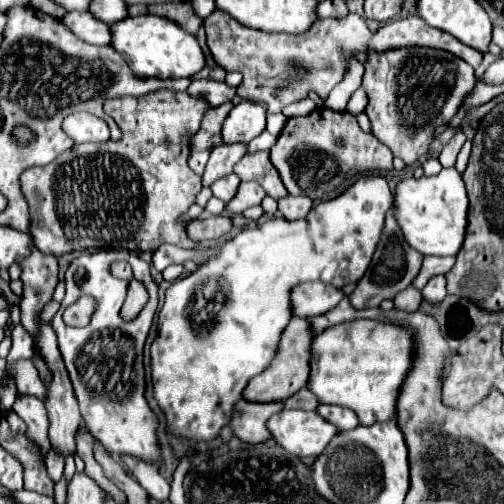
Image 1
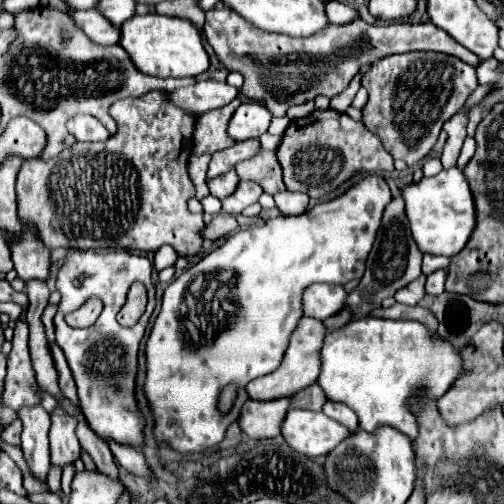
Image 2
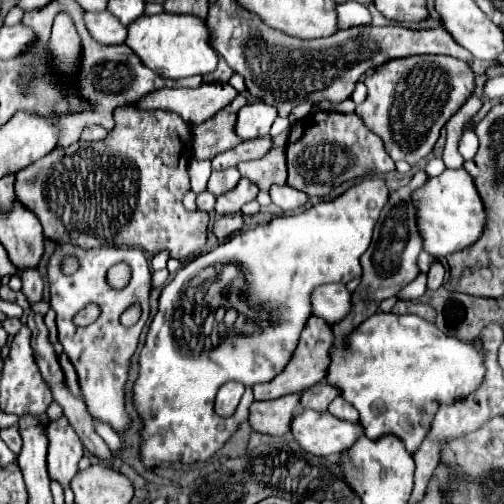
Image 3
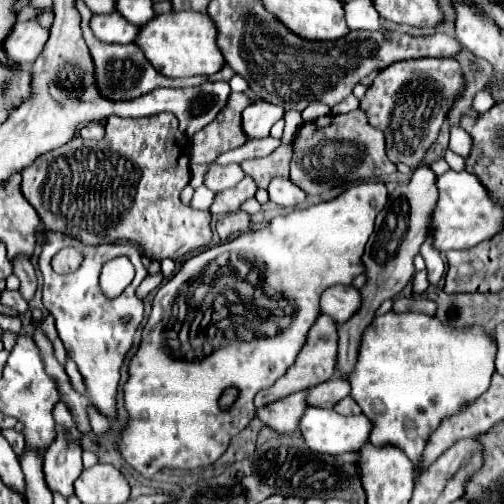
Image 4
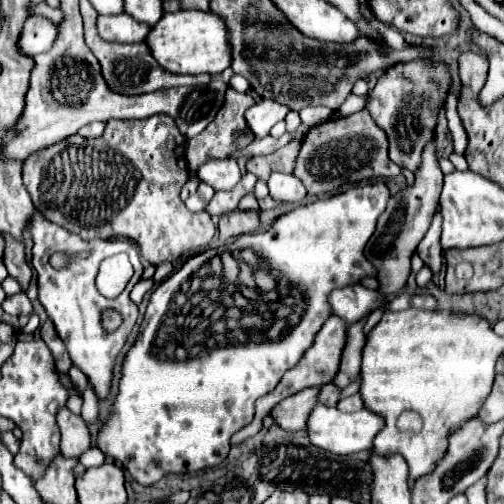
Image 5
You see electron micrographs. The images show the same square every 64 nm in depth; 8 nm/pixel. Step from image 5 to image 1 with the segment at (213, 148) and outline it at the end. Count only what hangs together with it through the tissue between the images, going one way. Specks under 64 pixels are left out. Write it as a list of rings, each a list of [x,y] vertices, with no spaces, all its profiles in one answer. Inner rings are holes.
[[[226,102],[222,106],[216,106],[204,112],[200,130],[192,136],[192,150],[212,150],[224,144],[222,124],[232,108],[234,108],[234,102]]]

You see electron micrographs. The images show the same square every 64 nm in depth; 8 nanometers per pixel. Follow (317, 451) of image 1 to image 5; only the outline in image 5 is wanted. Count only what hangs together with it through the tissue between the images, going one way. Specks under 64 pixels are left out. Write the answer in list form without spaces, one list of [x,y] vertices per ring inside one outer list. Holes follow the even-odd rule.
[[[316,404],[310,420],[308,420],[308,434],[312,444],[328,450],[328,452],[336,452],[336,454],[356,454],[360,450],[370,450],[372,448],[372,440],[376,438],[376,434],[384,428],[384,418],[364,410],[352,412],[352,414],[344,414],[338,408],[330,408],[324,404]]]

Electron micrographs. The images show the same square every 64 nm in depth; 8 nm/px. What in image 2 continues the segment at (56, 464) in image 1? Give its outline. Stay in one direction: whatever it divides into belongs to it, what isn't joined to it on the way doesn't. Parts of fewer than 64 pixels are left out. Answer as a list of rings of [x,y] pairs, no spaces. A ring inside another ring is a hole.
[[[51,465],[48,472],[47,484],[50,488],[50,491],[56,494],[57,496],[60,496],[61,476],[62,469],[60,467]]]

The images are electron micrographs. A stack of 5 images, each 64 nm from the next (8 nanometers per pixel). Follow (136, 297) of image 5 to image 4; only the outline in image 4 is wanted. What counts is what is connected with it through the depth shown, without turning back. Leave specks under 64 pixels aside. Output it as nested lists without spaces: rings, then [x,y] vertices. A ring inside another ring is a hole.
[[[162,274],[146,276],[146,278],[142,280],[142,284],[136,288],[136,296],[138,296],[138,298],[144,298],[144,296],[146,296],[150,290],[158,288],[158,286],[160,286],[160,282],[162,282]]]

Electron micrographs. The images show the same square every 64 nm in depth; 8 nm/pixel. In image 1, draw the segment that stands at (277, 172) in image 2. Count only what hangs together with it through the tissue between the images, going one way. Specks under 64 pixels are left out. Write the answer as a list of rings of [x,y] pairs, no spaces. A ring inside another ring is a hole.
[[[256,152],[242,158],[242,180],[254,180],[258,182],[268,196],[280,198],[286,196],[286,188],[280,180],[280,174],[276,172],[274,164],[270,162],[270,152]]]

